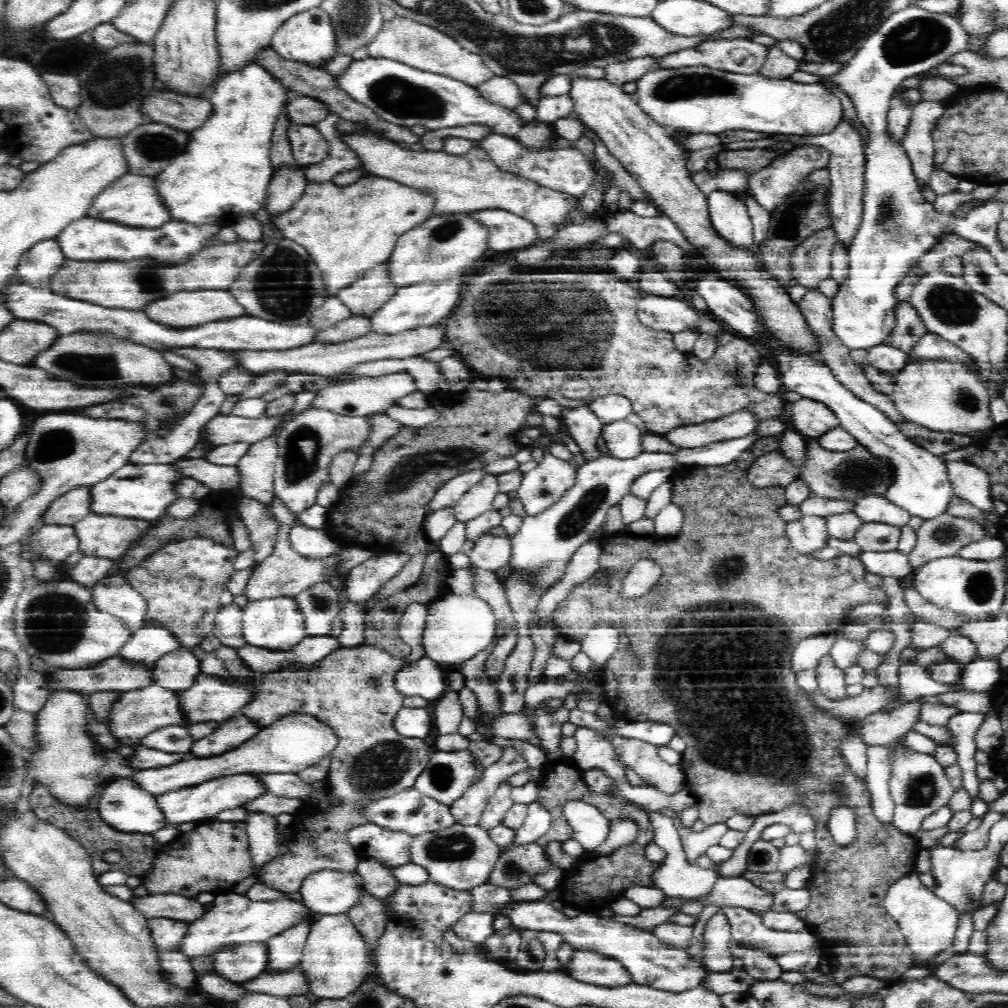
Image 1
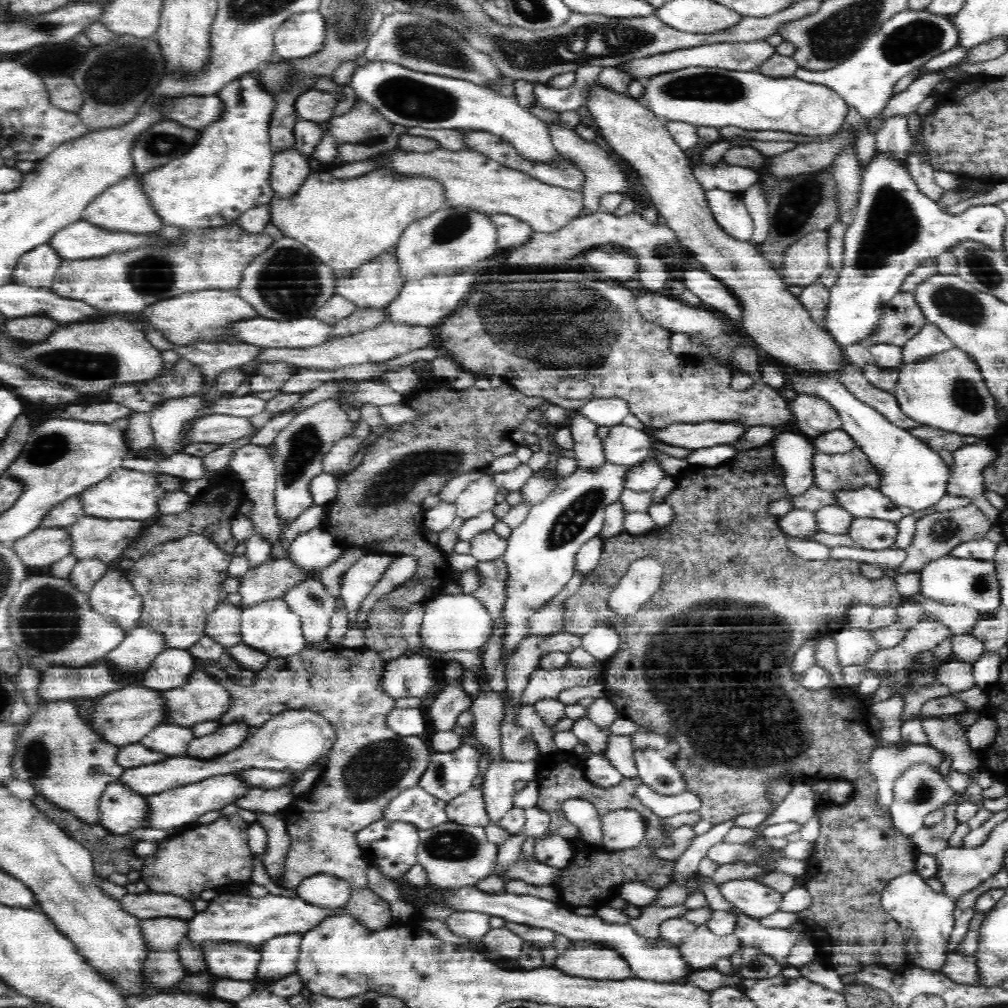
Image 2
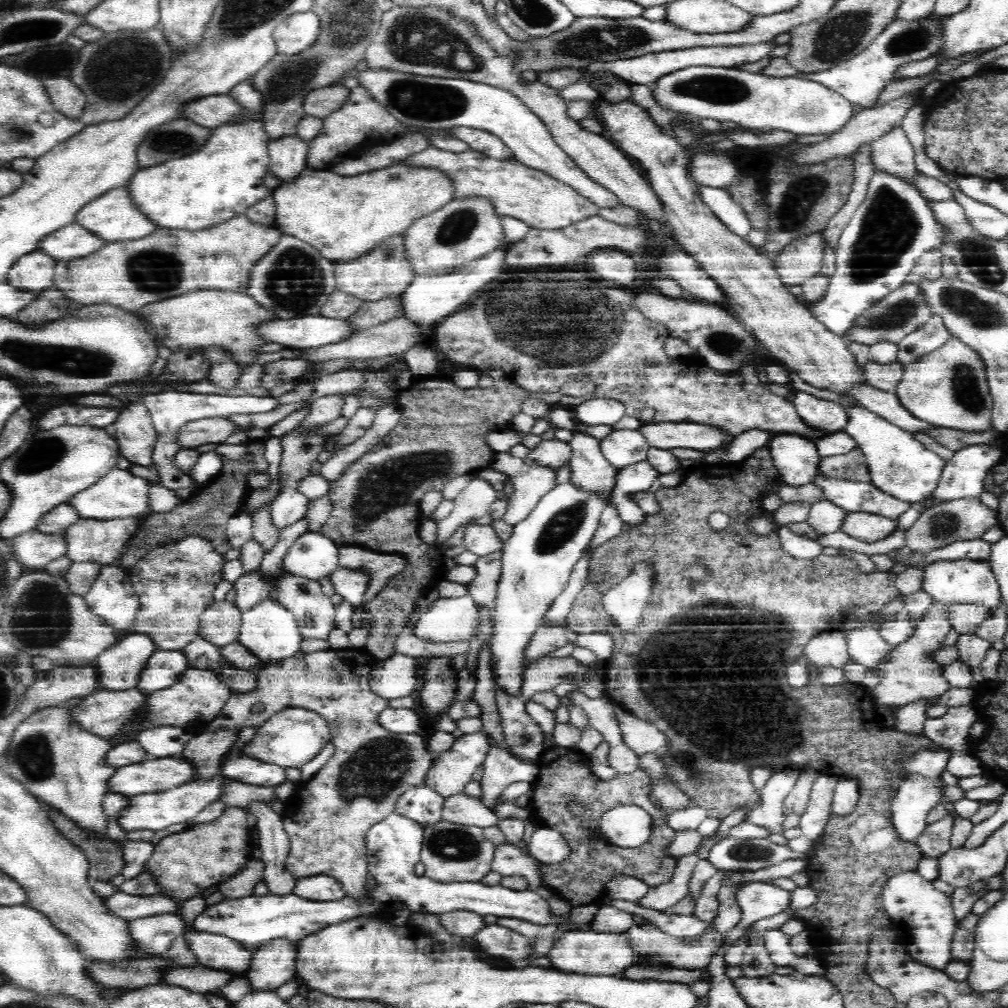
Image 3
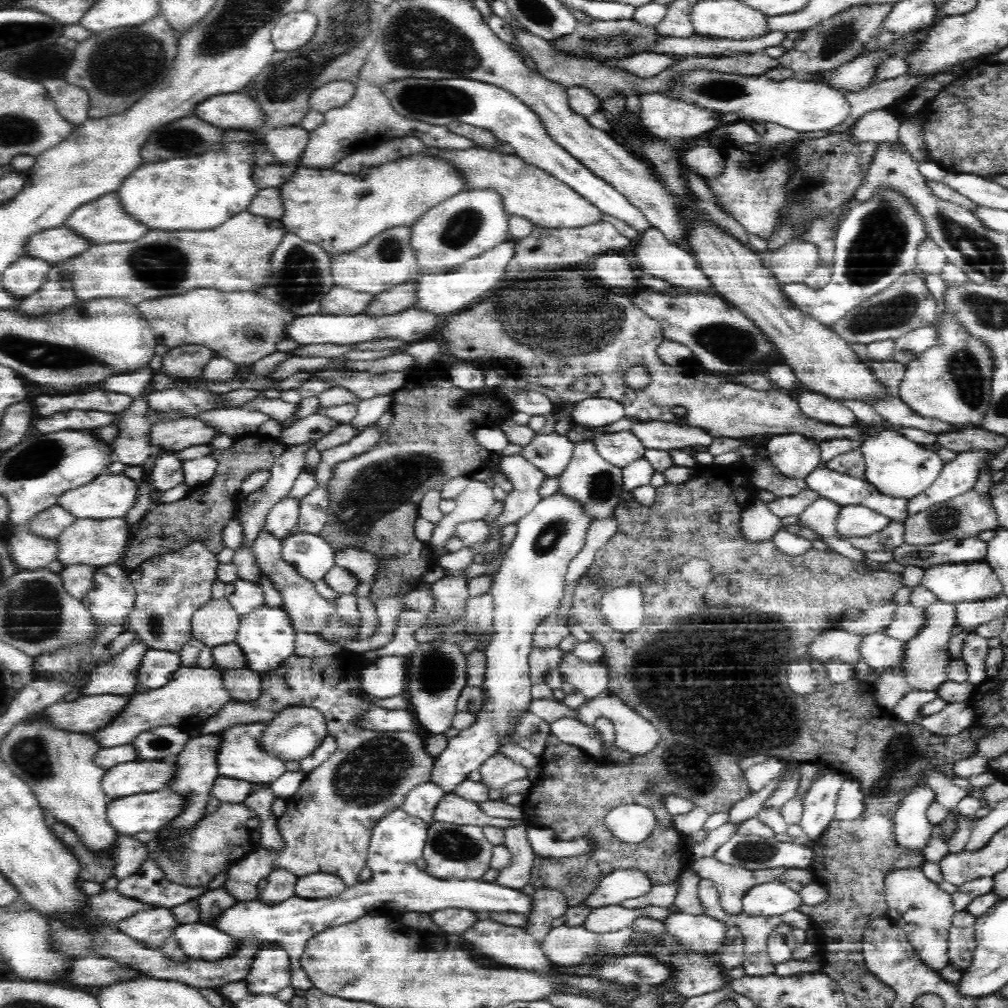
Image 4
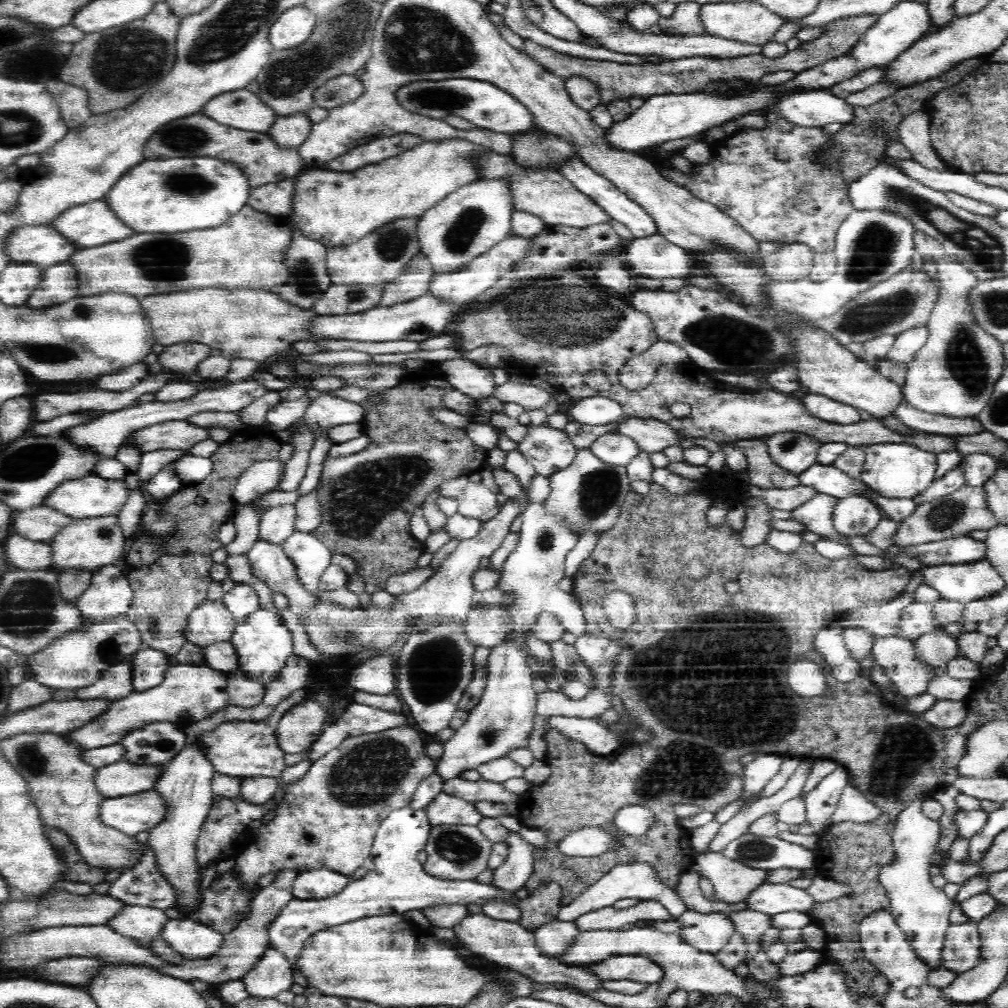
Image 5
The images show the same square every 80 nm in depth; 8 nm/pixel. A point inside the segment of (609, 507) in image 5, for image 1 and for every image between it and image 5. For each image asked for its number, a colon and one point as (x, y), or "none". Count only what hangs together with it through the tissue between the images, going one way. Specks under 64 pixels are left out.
1: (581, 425)
2: (588, 449)
3: (590, 471)
4: (596, 485)

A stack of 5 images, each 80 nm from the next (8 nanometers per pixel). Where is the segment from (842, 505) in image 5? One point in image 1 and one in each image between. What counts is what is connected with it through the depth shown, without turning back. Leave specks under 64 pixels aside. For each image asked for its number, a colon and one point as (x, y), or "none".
1: (873, 537)
2: (870, 533)
3: (867, 527)
4: (855, 520)

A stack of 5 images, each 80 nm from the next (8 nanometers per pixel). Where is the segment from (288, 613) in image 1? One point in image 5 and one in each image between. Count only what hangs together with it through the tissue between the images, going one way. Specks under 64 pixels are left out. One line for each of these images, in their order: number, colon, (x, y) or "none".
2: (271, 626)
3: (269, 630)
4: (266, 636)
5: (262, 644)

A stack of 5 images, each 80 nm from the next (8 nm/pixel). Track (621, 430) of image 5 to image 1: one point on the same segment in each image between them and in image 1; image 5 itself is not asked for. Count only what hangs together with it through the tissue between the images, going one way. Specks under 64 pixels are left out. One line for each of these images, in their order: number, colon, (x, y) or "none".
1: (736, 426)
2: (693, 436)
3: (664, 435)
4: (659, 435)

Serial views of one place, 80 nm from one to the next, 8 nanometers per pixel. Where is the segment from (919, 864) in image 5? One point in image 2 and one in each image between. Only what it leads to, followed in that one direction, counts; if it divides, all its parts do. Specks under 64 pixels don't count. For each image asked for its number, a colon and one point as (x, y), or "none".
2: (926, 917)
3: (923, 917)
4: (918, 906)

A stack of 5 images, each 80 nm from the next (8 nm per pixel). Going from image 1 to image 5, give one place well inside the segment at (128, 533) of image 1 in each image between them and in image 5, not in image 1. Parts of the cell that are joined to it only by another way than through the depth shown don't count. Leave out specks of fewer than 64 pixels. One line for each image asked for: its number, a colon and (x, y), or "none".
2: (104, 539)
3: (103, 541)
4: (96, 542)
5: (89, 543)

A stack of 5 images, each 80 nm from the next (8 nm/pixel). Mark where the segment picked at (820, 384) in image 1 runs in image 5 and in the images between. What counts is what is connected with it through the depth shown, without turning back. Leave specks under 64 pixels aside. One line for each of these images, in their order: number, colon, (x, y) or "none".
2: (912, 474)
3: (900, 465)
4: (898, 467)
5: (893, 470)

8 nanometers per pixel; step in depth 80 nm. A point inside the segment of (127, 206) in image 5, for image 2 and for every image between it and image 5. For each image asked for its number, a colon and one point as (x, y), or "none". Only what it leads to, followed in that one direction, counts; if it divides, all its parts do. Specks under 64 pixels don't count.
2: (227, 172)
3: (203, 189)
4: (191, 192)

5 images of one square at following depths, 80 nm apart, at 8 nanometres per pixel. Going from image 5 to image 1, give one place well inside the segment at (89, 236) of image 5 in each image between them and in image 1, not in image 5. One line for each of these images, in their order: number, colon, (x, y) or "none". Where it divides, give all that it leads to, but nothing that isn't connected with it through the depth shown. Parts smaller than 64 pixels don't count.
1: (131, 201)
2: (122, 207)
3: (112, 217)
4: (100, 221)

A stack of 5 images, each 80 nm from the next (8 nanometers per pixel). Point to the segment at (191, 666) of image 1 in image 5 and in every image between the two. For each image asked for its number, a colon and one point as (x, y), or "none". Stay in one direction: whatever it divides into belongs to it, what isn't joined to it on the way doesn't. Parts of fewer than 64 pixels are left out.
2: (171, 669)
3: (164, 667)
4: (158, 666)
5: (149, 666)

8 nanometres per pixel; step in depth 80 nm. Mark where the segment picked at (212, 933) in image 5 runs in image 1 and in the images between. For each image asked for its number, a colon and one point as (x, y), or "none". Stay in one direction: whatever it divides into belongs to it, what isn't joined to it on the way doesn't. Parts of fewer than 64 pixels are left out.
1: (240, 963)
2: (237, 961)
3: (220, 952)
4: (200, 941)

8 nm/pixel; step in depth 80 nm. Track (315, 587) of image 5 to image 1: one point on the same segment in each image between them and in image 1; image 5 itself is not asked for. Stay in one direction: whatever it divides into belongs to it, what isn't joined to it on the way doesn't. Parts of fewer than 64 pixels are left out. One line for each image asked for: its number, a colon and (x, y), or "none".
1: (318, 543)
2: (313, 550)
3: (313, 555)
4: (313, 557)

